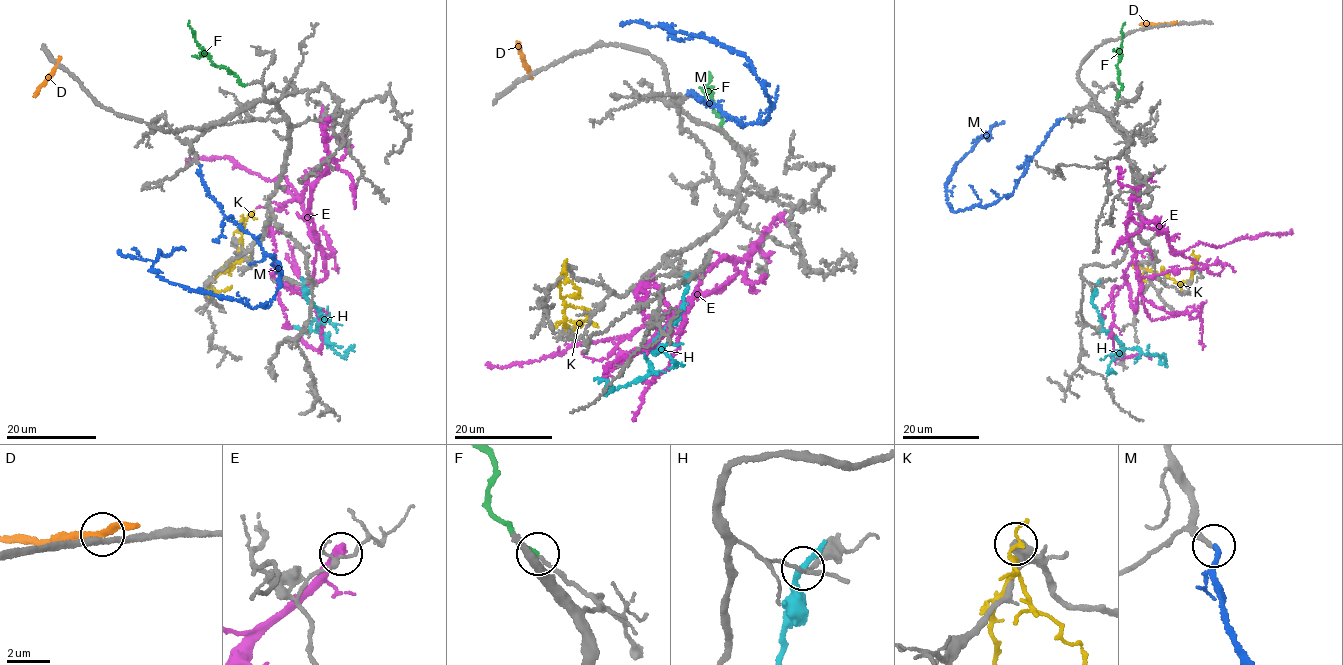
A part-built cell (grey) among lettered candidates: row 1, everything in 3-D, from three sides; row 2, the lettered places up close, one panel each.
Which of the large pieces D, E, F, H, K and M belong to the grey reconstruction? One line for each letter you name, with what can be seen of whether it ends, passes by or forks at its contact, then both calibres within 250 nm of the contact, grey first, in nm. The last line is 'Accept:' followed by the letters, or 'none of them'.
F: it ends there; 170 nm thick on the grey side, 200 nm on the other
M: it ends there; 240 nm thick on the grey side, 240 nm on the other
Accept: F, M

